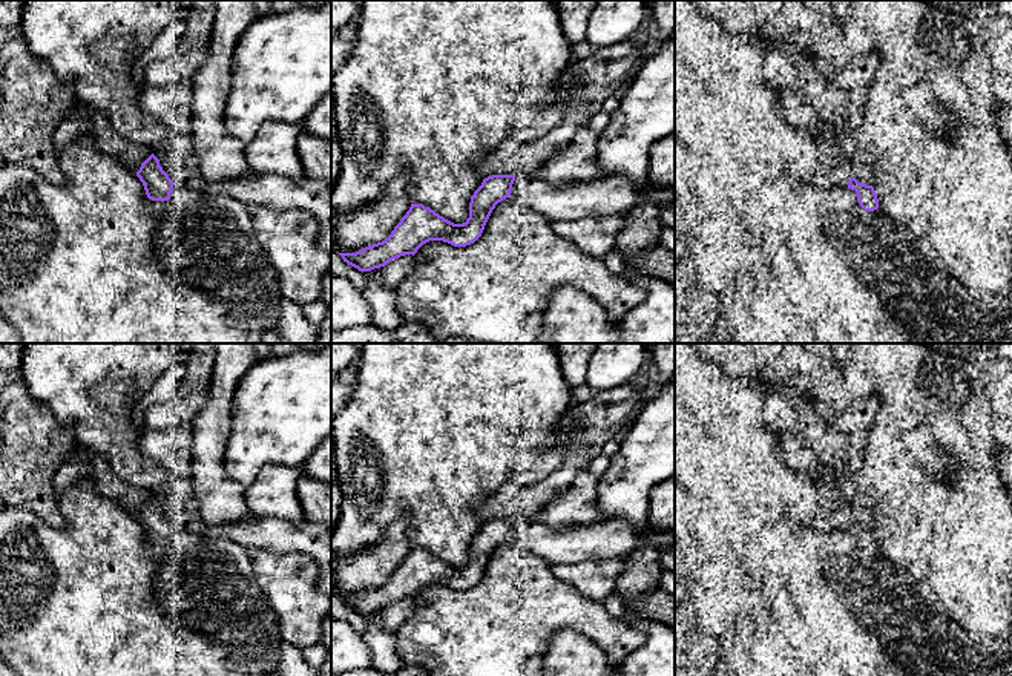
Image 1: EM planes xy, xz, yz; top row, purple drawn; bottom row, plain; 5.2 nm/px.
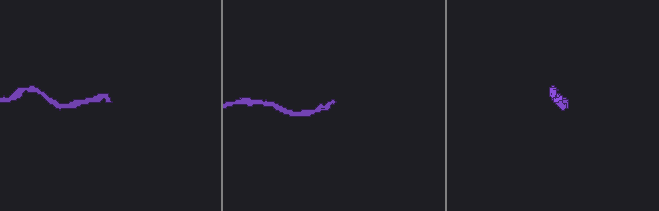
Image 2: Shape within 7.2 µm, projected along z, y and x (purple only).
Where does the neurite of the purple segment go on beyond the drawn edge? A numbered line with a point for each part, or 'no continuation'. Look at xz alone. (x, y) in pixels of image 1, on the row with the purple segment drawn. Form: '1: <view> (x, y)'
1: xz (607, 195)

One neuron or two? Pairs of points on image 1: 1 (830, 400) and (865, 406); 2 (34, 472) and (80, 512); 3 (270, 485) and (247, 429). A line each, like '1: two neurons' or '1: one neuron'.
1: two neurons
2: two neurons
3: two neurons

